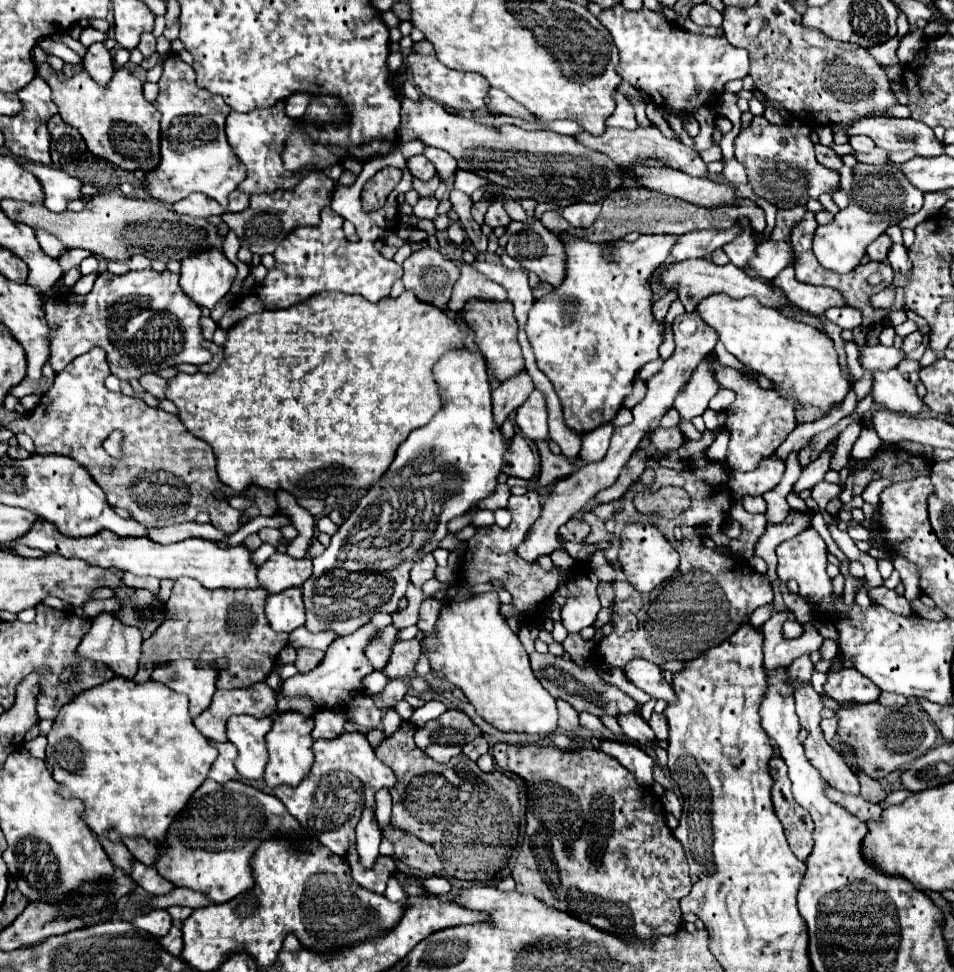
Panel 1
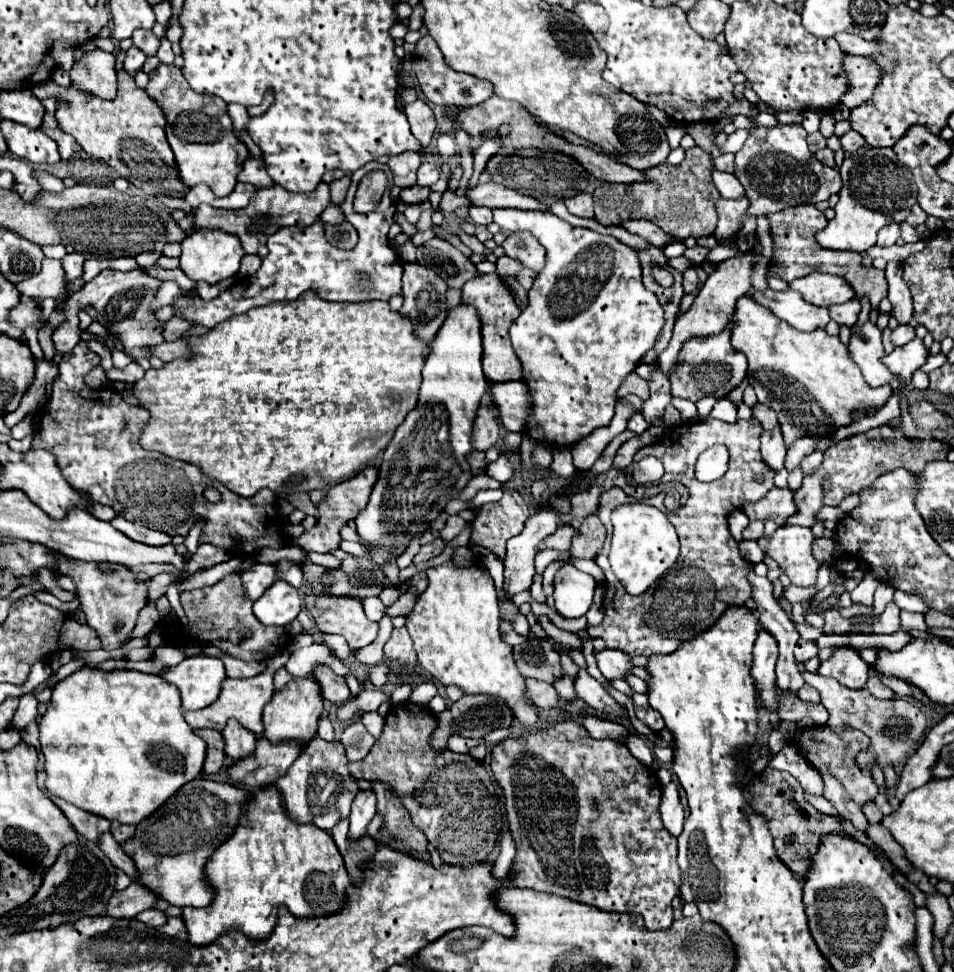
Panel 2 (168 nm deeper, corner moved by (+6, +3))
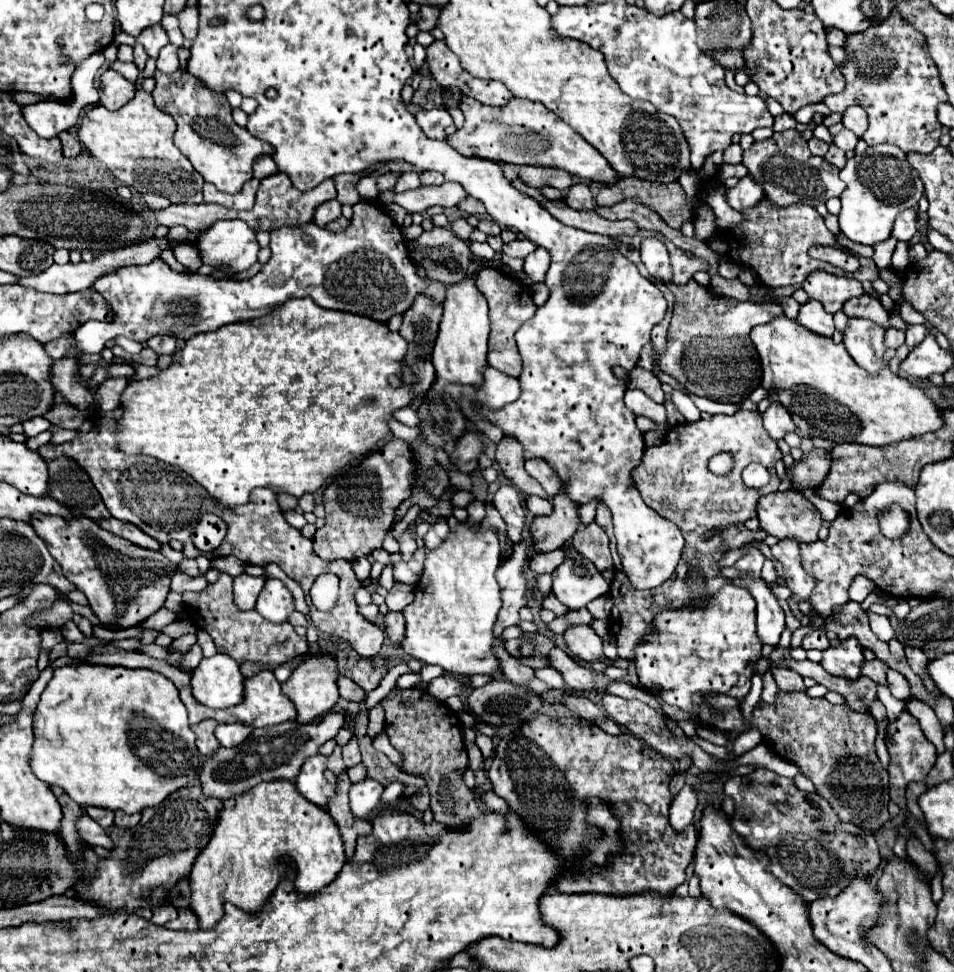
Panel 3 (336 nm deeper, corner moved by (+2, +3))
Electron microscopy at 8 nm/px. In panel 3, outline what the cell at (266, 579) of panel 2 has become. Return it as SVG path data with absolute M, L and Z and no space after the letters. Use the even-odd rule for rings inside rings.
M248 574L236 576L234 578L234 604L240 610L252 610L264 582L266 582L264 578L254 578Z

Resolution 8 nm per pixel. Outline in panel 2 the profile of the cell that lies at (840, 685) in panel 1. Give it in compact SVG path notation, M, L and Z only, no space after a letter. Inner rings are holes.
M838 648L834 656L826 662L822 662L818 674L836 678L846 688L864 688L866 680L870 676L870 666L858 656L858 652L848 648Z

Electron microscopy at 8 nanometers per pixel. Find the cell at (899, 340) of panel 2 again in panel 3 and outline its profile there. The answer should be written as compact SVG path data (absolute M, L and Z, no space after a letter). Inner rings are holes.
M888 328L886 330L886 336L884 336L884 342L886 342L888 348L894 348L896 350L898 346L904 344L904 332L900 332L896 328Z

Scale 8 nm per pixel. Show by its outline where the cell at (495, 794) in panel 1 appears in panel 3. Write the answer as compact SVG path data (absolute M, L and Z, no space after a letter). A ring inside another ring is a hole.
M394 688L382 700L382 708L386 714L384 730L390 738L390 744L404 756L402 770L422 774L428 784L434 820L444 822L450 830L464 828L474 816L484 810L484 804L480 802L476 792L462 782L462 774L468 768L468 756L458 714L420 688Z

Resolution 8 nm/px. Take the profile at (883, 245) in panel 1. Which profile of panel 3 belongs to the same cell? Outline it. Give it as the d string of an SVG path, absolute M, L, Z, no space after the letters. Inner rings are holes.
M910 208L906 212L900 212L898 218L896 218L896 222L894 222L892 236L898 238L898 240L908 242L916 234L916 218L918 218L918 214L916 214L914 208Z

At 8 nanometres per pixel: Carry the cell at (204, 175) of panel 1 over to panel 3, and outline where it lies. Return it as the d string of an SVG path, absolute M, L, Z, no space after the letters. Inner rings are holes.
M156 70L154 80L156 88L152 96L156 106L168 112L178 124L178 130L174 134L174 146L192 162L196 172L200 172L206 182L214 184L218 190L228 194L240 192L242 184L252 178L254 160L262 154L272 156L274 148L250 136L246 128L240 128L232 120L232 108L226 96L206 88L196 76L190 76L188 72L164 74Z

